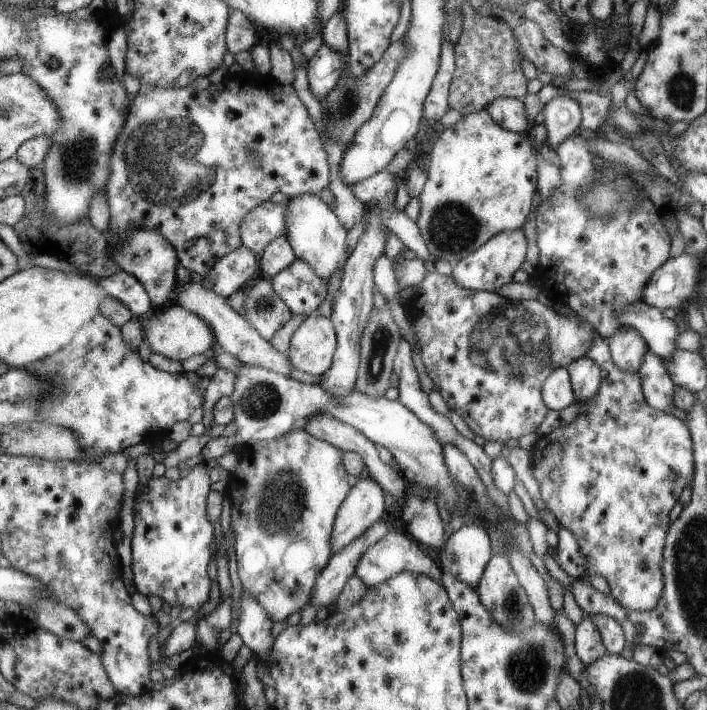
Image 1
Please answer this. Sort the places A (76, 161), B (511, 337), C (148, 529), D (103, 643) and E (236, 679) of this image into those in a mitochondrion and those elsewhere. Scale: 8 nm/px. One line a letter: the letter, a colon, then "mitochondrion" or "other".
A: mitochondrion
B: mitochondrion
C: other
D: other
E: other

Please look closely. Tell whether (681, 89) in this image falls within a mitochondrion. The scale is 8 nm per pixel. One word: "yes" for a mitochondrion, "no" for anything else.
yes

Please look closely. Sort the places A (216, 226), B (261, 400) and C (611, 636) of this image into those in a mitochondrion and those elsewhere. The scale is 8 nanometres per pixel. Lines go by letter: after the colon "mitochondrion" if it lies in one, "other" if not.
A: other
B: mitochondrion
C: other

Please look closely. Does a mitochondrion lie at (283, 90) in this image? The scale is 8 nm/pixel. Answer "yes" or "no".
no

